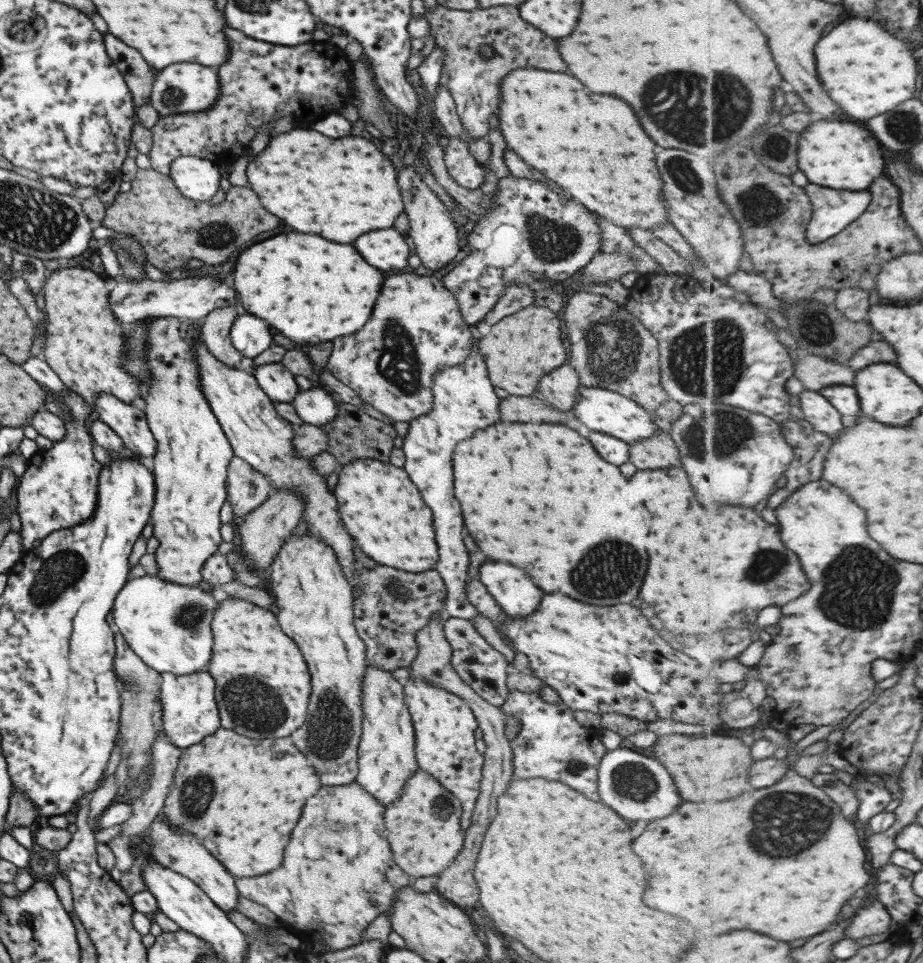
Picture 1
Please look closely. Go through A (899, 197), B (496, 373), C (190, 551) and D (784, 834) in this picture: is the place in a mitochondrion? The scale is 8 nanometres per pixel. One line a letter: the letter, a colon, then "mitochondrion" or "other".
A: other
B: other
C: other
D: mitochondrion

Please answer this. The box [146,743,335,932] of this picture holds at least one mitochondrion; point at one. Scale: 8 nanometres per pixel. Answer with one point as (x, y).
(193, 799)

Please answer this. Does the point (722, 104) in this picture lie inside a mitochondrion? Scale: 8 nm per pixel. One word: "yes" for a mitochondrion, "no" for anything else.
yes

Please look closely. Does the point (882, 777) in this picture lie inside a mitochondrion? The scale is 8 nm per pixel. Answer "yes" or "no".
no

